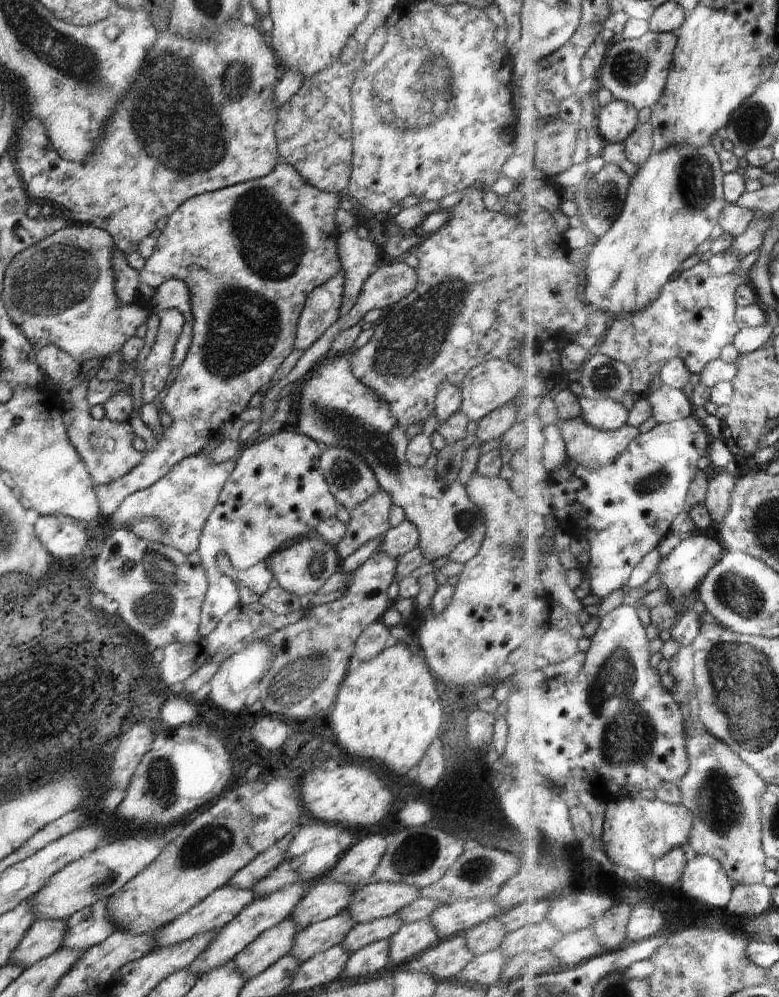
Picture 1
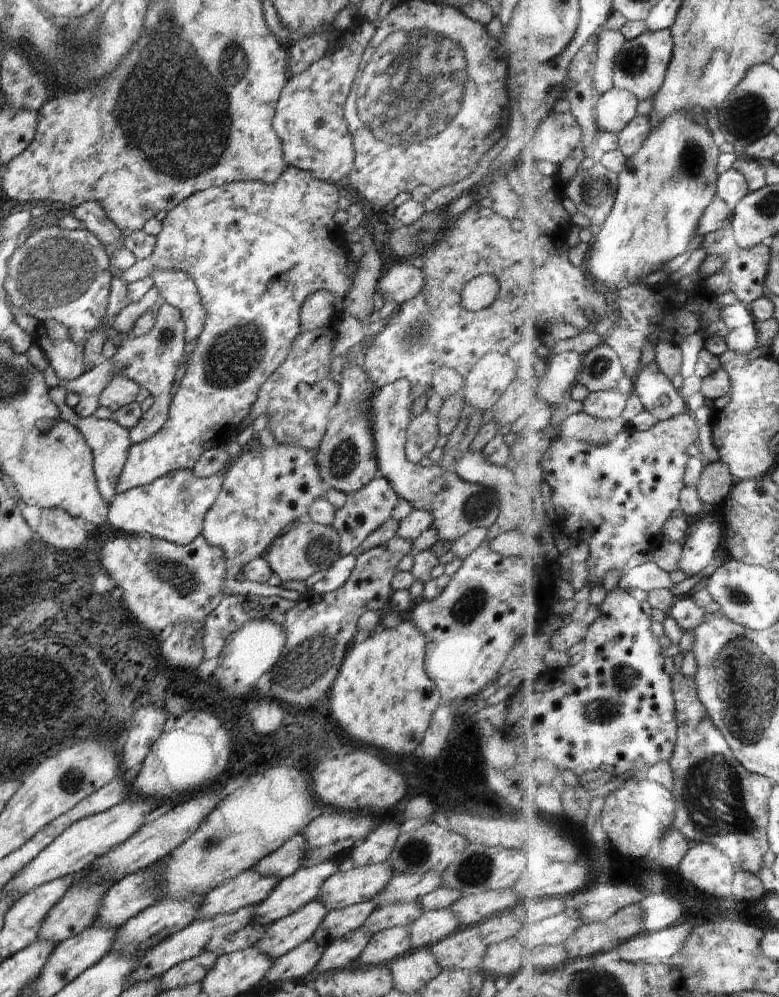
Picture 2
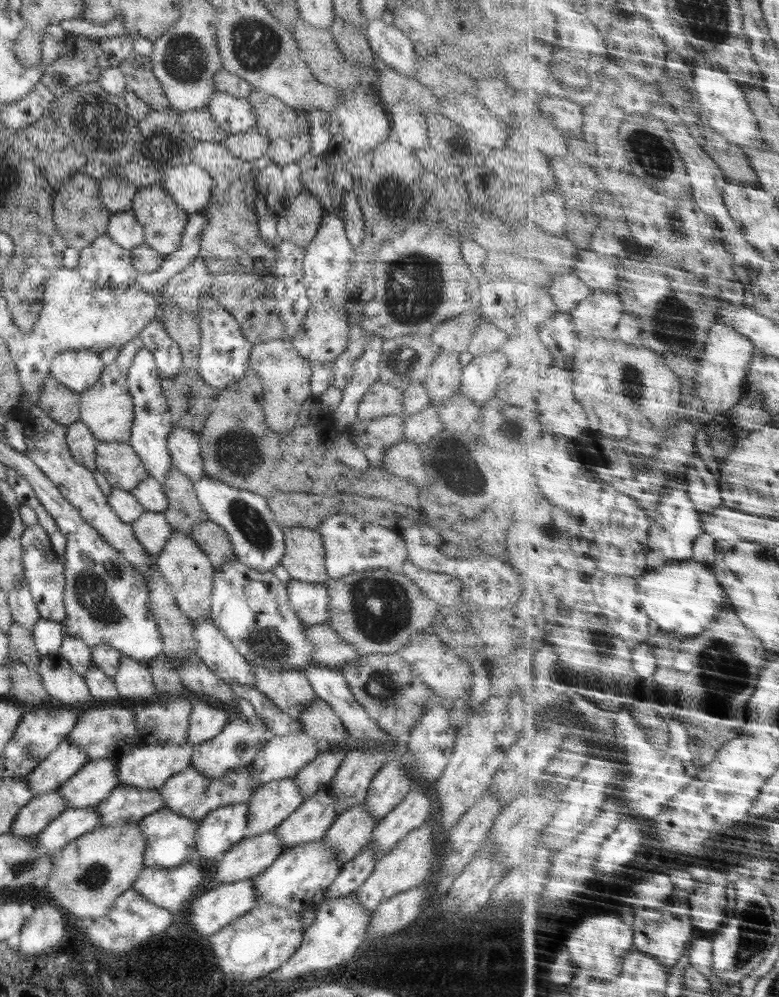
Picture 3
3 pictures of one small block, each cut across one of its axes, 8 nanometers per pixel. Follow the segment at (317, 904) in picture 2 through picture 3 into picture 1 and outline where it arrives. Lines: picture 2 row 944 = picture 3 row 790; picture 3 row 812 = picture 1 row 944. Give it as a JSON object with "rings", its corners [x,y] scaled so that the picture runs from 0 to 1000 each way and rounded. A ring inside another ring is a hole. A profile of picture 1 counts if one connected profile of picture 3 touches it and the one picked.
{"rings":[[[370,921],[340,933],[299,961],[302,970],[316,984],[331,979],[358,961],[371,957],[376,941],[385,932]]]}

